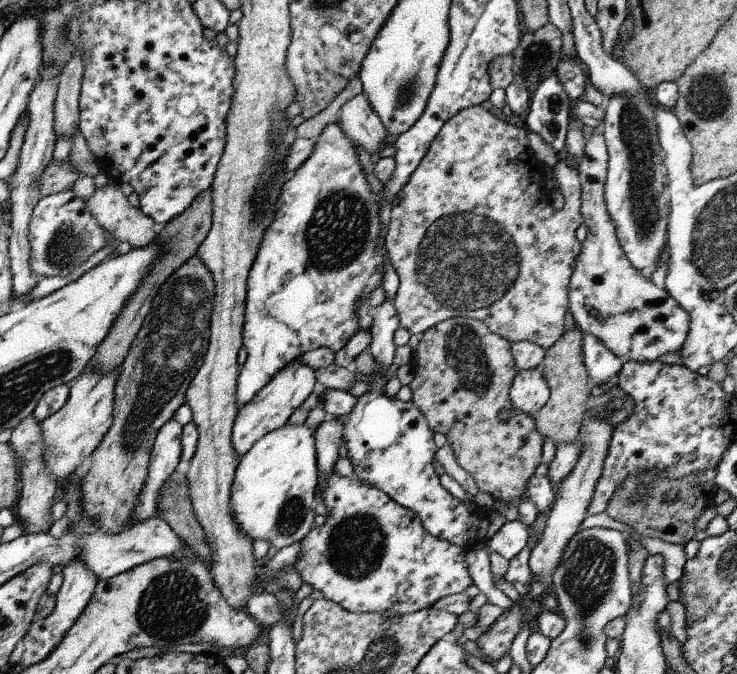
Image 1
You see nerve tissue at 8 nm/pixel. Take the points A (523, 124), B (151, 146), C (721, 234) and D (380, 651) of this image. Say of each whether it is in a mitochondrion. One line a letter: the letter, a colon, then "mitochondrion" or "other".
A: other
B: other
C: mitochondrion
D: mitochondrion

